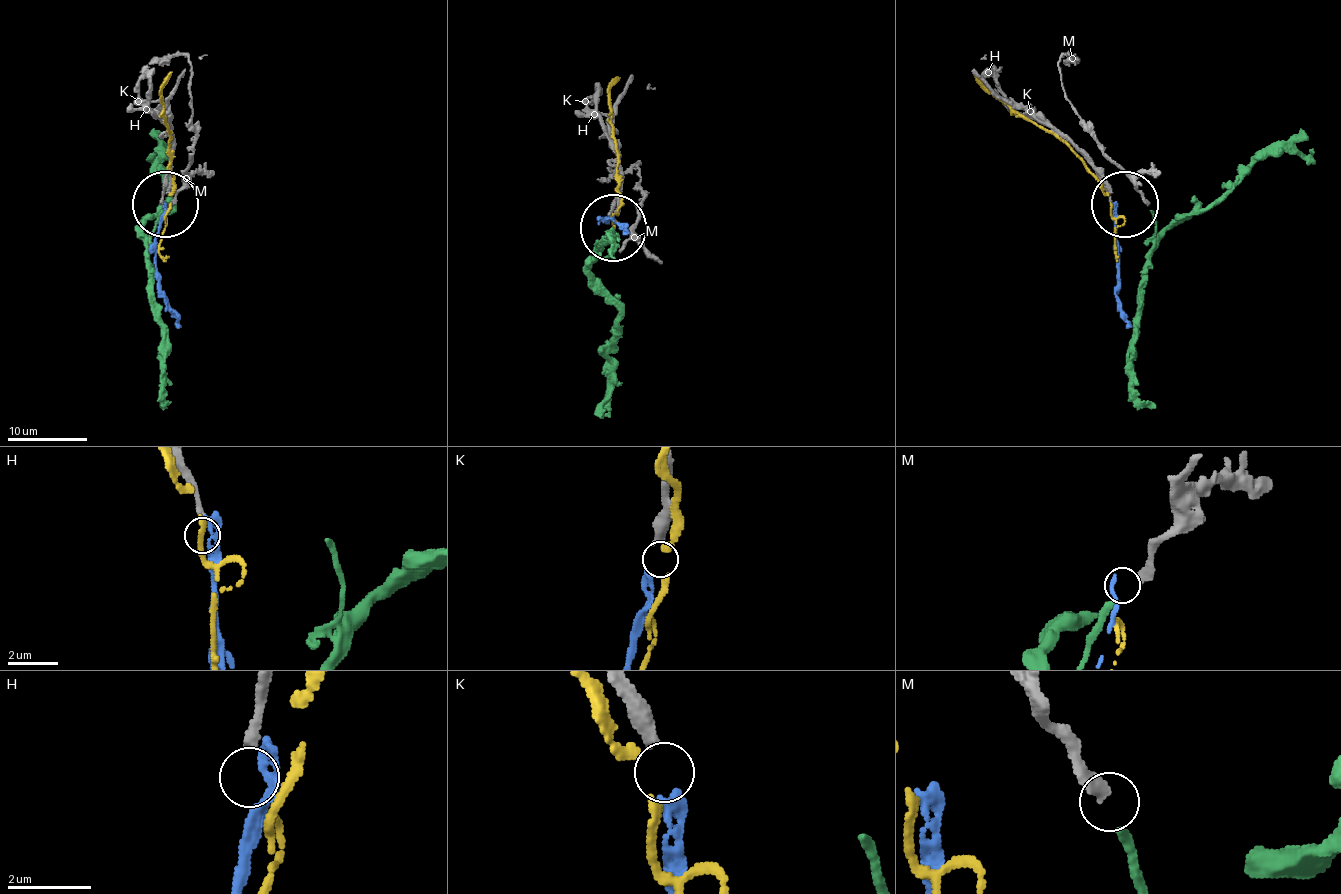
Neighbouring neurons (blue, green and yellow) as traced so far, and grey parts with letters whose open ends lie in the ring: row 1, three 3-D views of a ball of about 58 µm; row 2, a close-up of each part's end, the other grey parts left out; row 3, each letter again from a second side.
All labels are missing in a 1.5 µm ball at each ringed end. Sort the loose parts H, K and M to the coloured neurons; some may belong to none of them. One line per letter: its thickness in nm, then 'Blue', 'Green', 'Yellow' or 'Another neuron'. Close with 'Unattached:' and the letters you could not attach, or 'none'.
H: Thickness 240 nm. Another neuron
K: Thickness 400 nm. Blue
M: Thickness 300 nm. Green
Unattached: H

